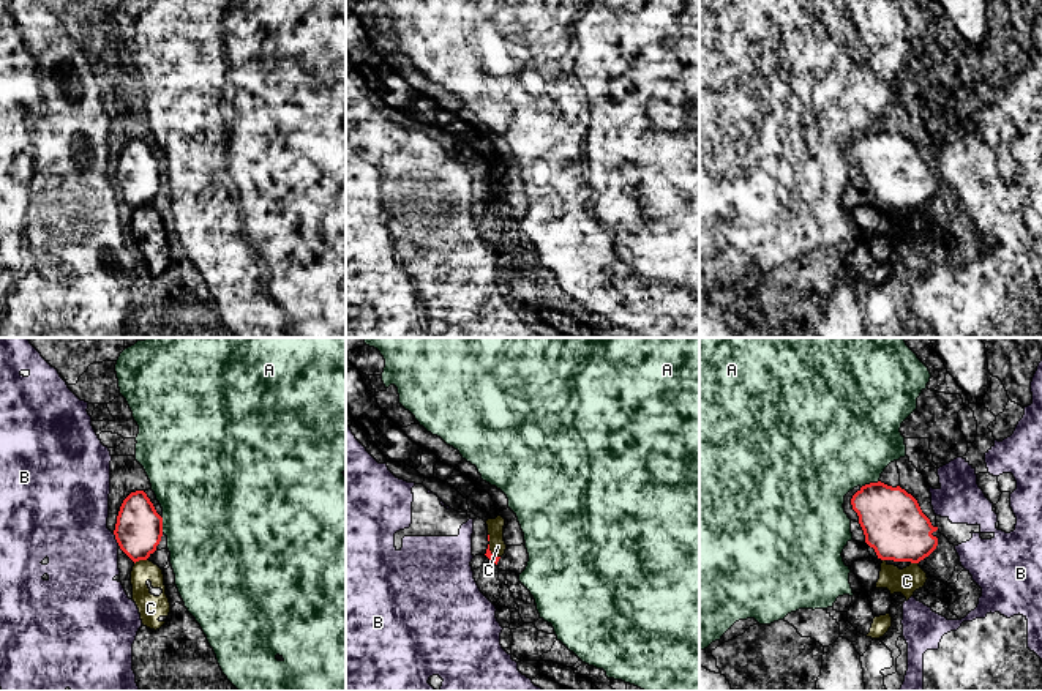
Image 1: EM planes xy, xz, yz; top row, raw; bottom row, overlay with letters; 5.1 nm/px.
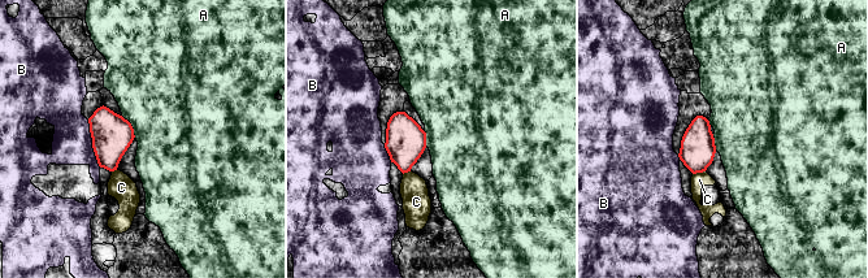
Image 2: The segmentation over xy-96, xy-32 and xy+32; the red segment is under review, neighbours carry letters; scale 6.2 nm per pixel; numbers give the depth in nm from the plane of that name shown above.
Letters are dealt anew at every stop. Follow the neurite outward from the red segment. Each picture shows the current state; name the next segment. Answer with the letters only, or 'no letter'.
no letter

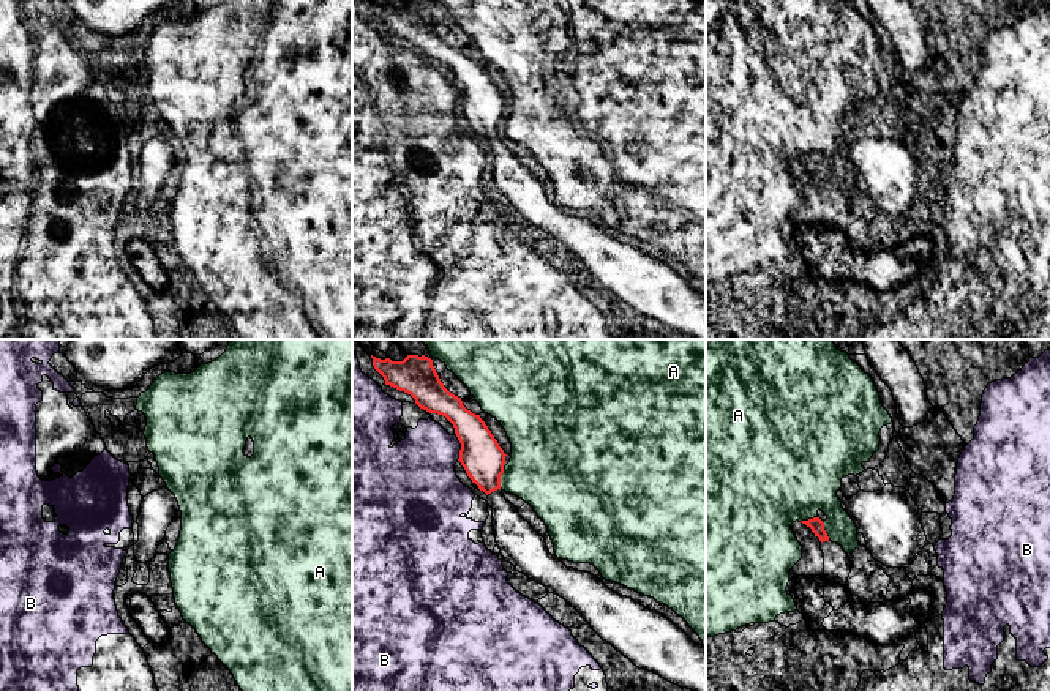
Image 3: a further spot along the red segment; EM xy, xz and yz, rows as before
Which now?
no letter

